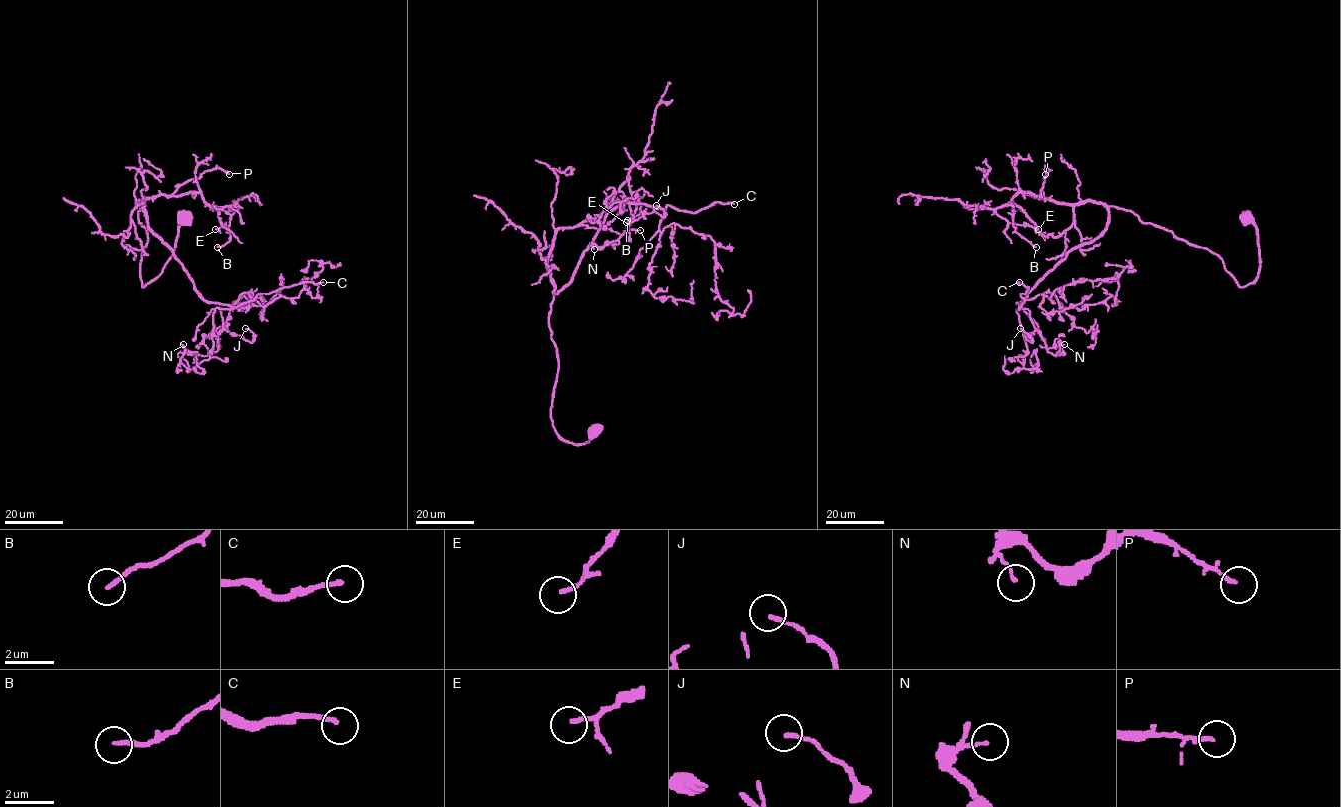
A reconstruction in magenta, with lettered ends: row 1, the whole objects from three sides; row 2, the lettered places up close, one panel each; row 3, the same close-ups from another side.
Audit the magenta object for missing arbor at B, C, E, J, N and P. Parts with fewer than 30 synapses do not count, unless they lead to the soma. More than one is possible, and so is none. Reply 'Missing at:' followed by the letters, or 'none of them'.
Missing at: C

